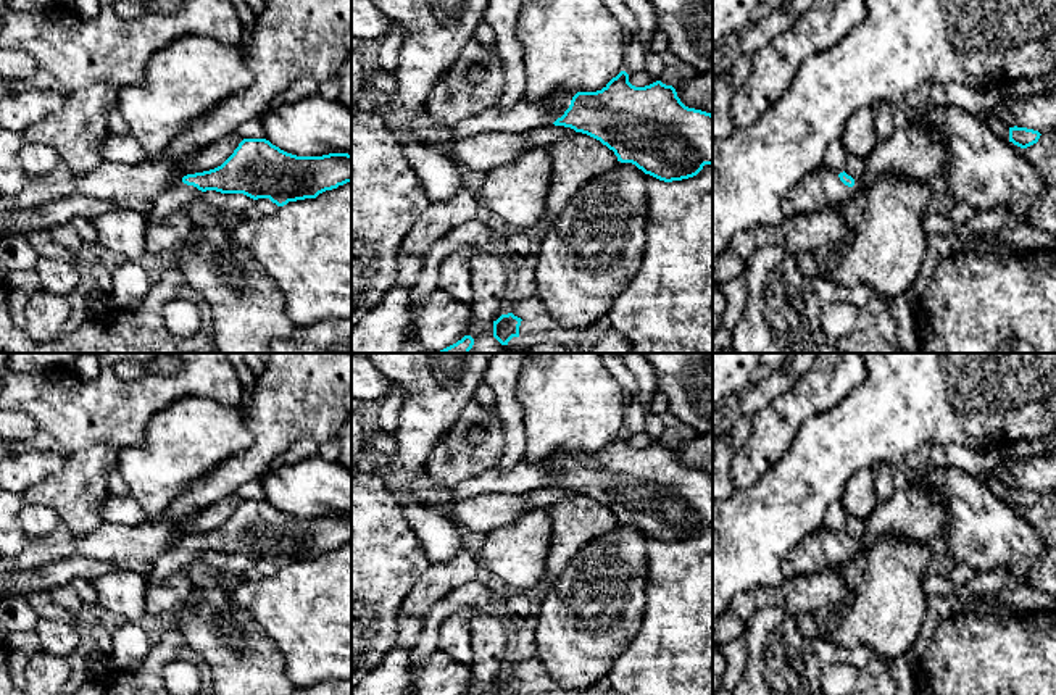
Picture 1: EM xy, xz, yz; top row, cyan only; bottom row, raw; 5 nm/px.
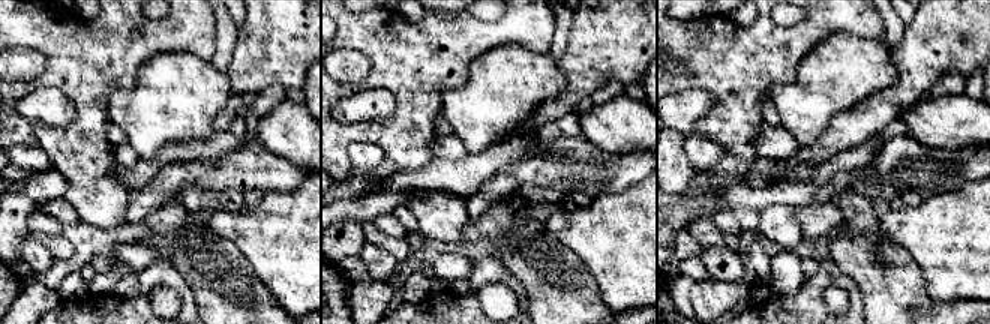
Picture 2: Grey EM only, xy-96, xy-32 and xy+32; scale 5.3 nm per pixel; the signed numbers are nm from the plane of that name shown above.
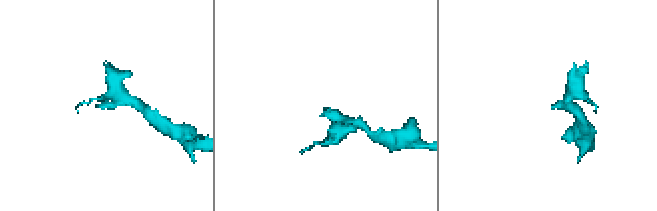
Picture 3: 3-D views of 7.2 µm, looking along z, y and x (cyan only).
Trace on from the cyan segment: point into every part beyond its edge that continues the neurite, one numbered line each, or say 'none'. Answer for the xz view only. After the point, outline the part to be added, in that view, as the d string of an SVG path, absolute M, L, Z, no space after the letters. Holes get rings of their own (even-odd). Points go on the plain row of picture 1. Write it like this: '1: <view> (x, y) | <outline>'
1: xz (558, 463) | M556 453L555 456L540 463L545 469L555 474L564 474L571 466L572 458Z

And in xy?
1: xy (178, 557) | M176 542L155 561L153 571L145 579L161 582L179 571L185 571L198 558L202 558L202 551Z

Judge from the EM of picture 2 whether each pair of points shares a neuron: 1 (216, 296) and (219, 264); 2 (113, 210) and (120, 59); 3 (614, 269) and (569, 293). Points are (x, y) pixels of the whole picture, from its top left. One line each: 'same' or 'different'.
1: same
2: same
3: different

